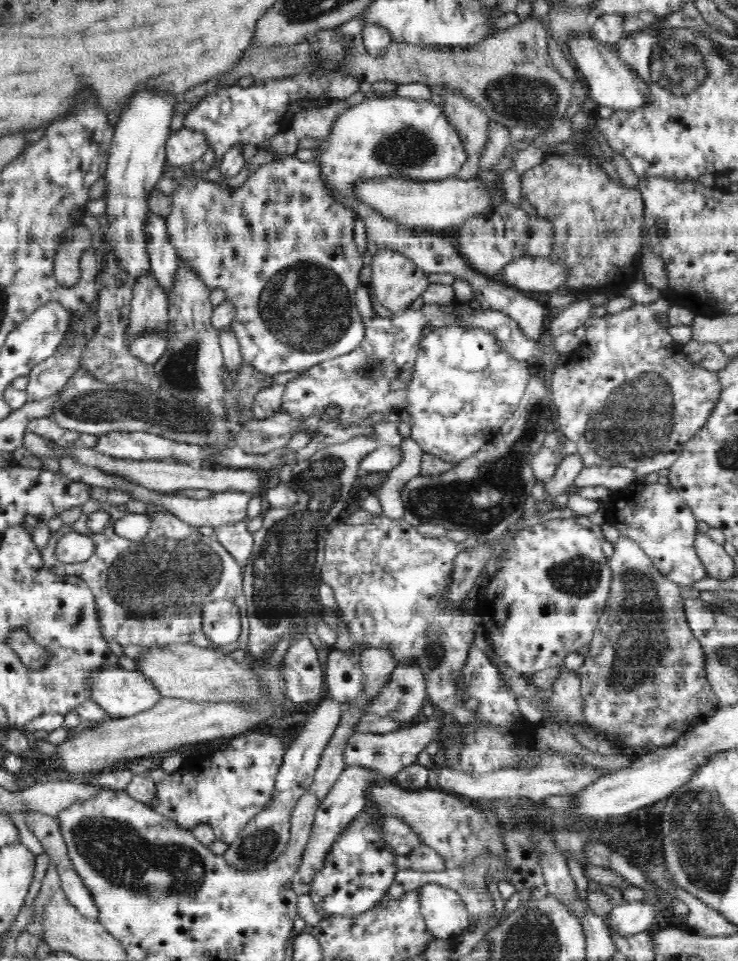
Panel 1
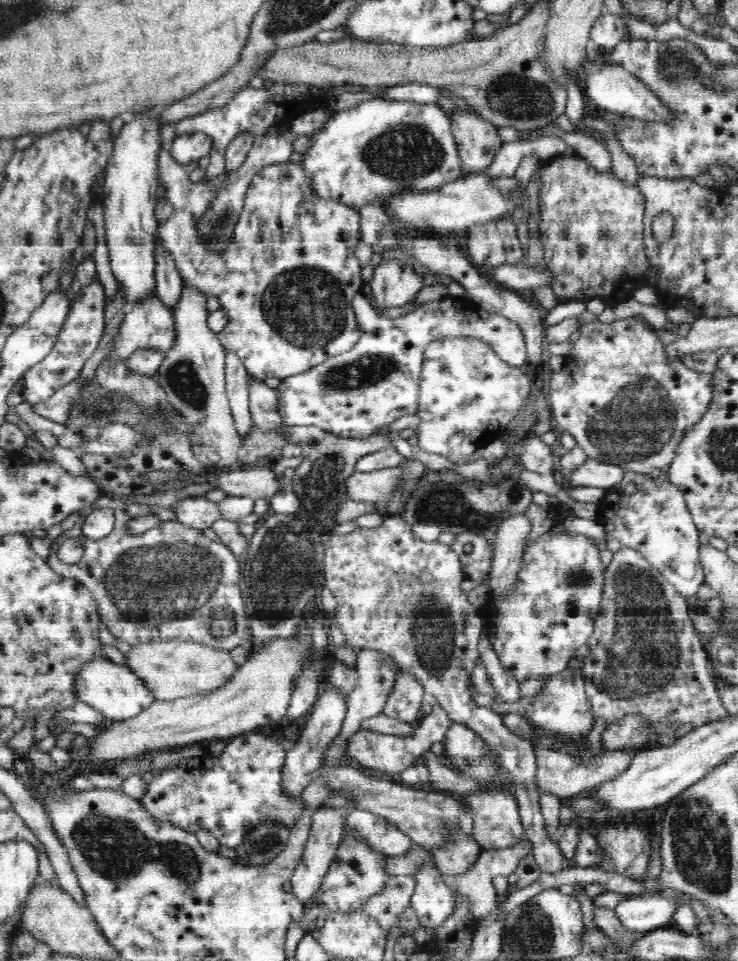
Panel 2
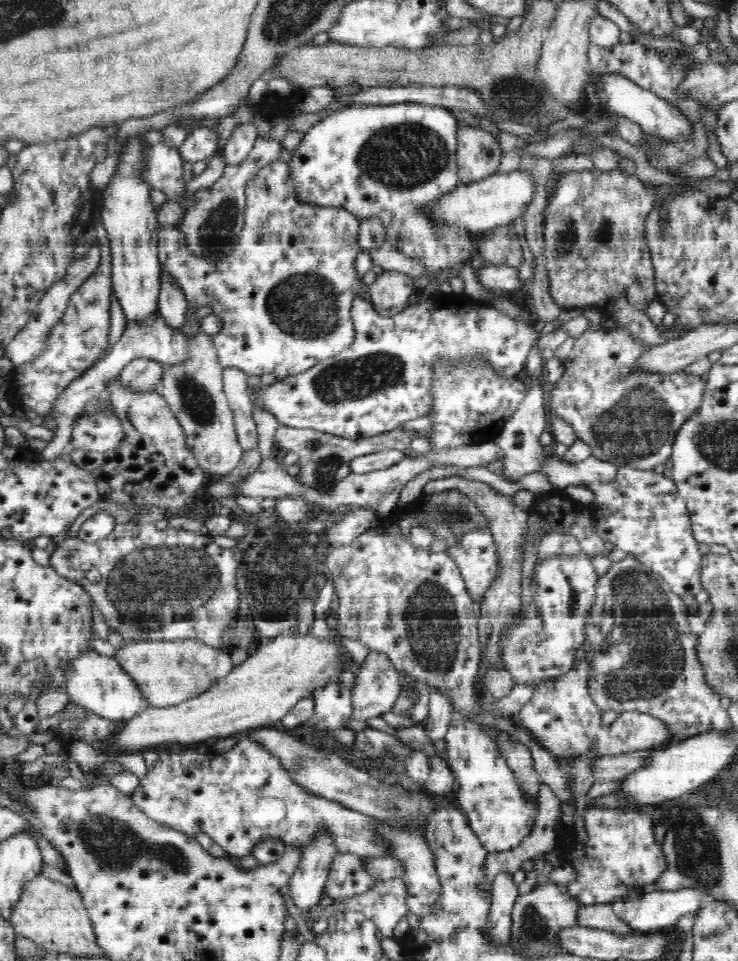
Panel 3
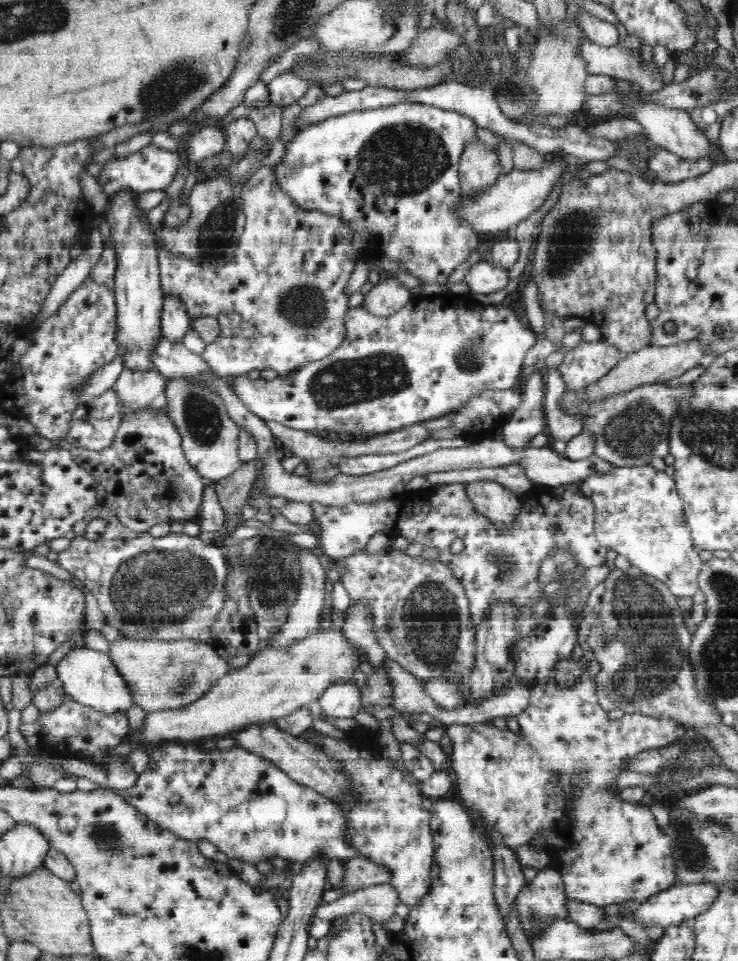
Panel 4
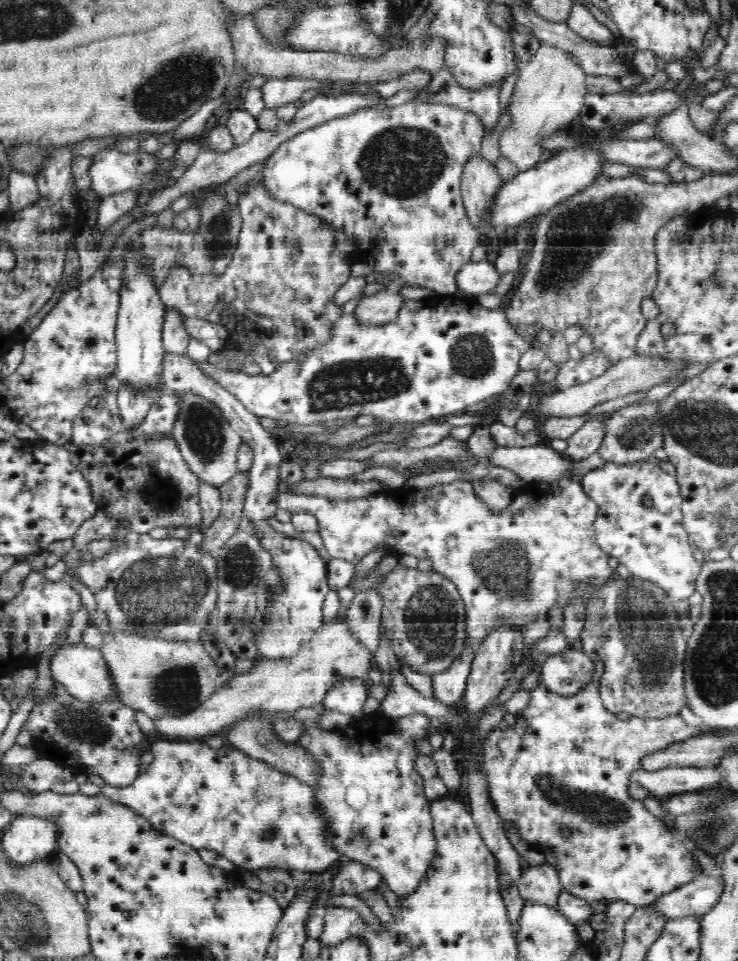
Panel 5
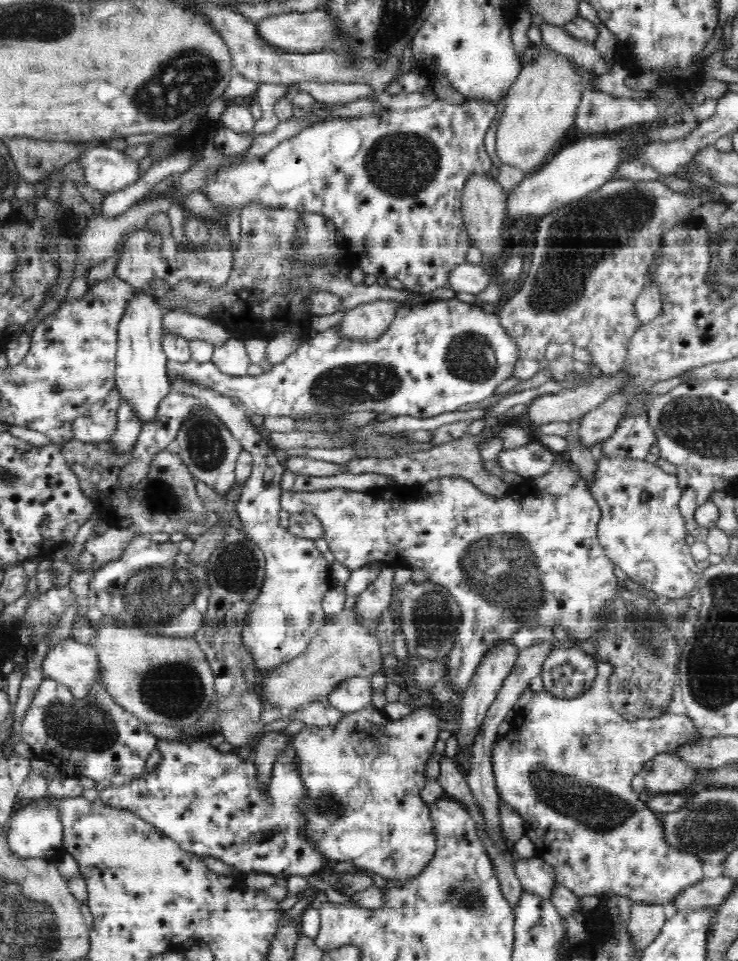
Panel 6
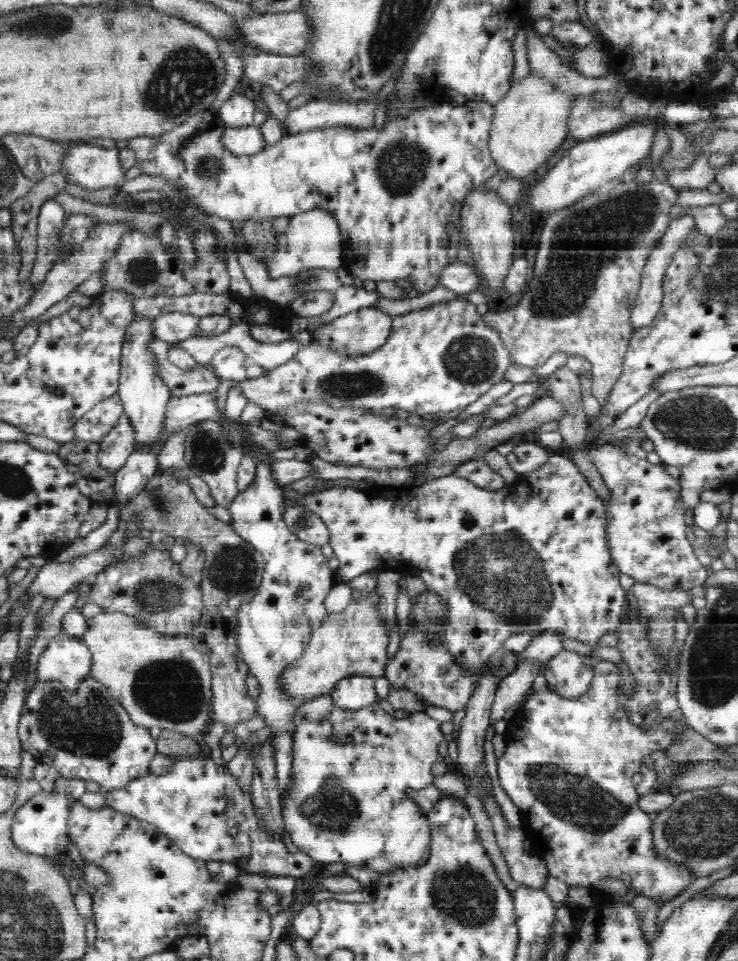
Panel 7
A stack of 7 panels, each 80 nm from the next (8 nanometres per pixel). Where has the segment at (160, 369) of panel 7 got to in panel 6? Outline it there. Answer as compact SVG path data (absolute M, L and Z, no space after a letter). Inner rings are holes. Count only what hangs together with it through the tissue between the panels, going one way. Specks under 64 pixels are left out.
M456 296L448 300L430 301L428 303L419 303L412 305L406 303L402 305L396 312L393 324L387 330L386 334L382 334L377 341L343 341L339 335L339 326L332 326L326 332L315 335L310 341L304 342L298 348L289 354L280 364L274 365L270 370L259 375L246 374L244 376L230 376L221 373L212 361L199 363L195 360L188 362L176 362L170 359L166 364L166 373L168 380L194 381L194 384L202 385L202 388L210 388L218 394L237 398L244 408L250 410L254 414L262 416L290 416L290 418L300 418L304 414L325 414L328 416L346 416L346 414L354 414L354 412L364 412L364 410L372 410L390 414L390 416L413 416L414 418L430 418L438 416L443 412L454 412L464 404L474 404L474 402L482 402L488 396L496 394L496 388L508 380L514 372L514 366L519 361L518 345L514 344L514 340L503 330L502 324L498 320L498 315L488 313L482 310L479 303L468 303L460 301Z

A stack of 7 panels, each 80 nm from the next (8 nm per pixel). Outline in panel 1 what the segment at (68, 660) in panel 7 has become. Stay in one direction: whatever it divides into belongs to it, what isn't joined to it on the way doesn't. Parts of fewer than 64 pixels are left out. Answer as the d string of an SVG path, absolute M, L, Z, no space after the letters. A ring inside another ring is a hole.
M109 666L108 668L96 668L88 676L88 695L106 714L110 716L133 717L136 714L150 710L162 700L159 691L147 679L138 672L125 670L120 666Z

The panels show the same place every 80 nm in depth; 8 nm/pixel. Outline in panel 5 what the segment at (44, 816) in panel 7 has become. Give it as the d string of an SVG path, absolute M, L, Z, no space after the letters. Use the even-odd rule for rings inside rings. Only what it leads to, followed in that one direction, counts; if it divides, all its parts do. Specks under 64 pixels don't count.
M20 815L2 832L1 846L14 863L44 861L57 852L57 838L53 818Z

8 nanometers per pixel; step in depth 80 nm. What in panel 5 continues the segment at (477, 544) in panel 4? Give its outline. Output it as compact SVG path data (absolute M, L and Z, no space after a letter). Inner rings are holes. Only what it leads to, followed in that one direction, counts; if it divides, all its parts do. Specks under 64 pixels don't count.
M560 476L552 482L524 483L522 487L514 489L512 502L500 514L494 513L488 503L481 501L473 491L471 482L465 481L425 489L398 487L392 492L382 492L368 498L336 501L316 494L294 494L288 490L278 495L277 505L280 510L291 513L306 510L317 518L318 531L329 559L340 558L356 565L367 552L382 547L384 554L398 559L404 554L410 554L418 560L430 558L433 572L454 584L460 600L466 605L466 643L454 664L439 673L432 682L434 699L452 708L464 697L478 648L494 632L494 628L518 628L520 624L534 622L538 614L546 614L558 600L560 604L566 604L576 580L594 582L594 590L600 592L612 578L609 554L596 542L593 524L598 505L585 493L582 482L574 482L569 476Z

